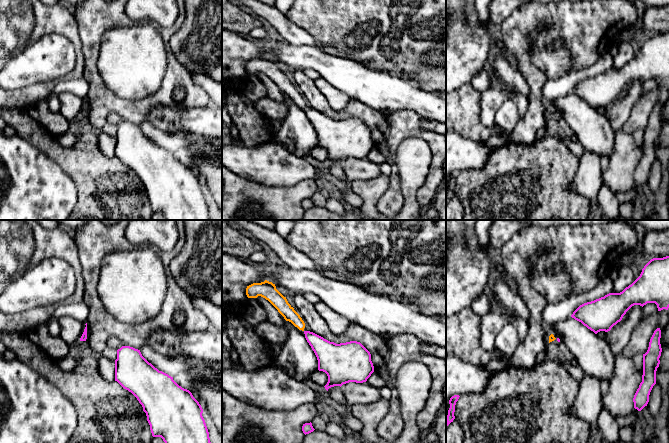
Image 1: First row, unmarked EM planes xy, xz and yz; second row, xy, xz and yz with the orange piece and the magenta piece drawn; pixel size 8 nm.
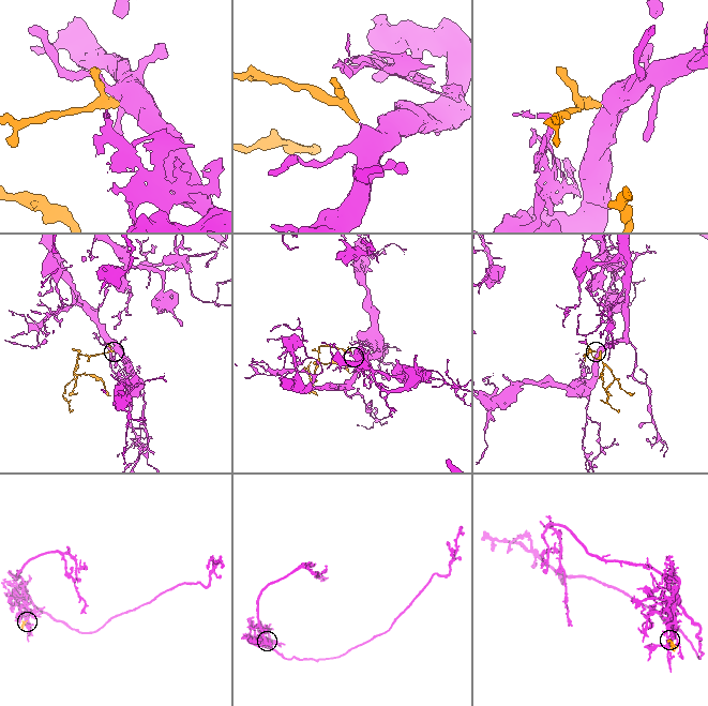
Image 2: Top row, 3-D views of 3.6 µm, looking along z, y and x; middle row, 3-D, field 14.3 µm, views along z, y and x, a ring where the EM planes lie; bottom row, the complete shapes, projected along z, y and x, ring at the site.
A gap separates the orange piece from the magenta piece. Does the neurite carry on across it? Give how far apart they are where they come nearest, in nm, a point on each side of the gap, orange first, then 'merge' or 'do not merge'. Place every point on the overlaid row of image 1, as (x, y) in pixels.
0 nm apart; merge

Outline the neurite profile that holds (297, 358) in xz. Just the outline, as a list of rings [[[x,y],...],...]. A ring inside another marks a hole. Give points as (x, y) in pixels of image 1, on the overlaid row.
[[[285,321],[285,326],[288,336],[275,361],[287,374],[304,382],[318,370],[317,357],[307,342],[304,331],[299,330],[289,321]]]

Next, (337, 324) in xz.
[[[322,303],[315,304],[315,309],[326,321],[330,330],[334,334],[343,333],[349,326],[354,324],[352,321],[337,314],[336,312],[332,311],[330,308],[328,308],[326,305]]]

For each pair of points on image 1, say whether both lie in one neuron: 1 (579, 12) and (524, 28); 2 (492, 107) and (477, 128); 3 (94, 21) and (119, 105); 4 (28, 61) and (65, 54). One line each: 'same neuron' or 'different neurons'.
1: same neuron
2: different neurons
3: same neuron
4: same neuron

